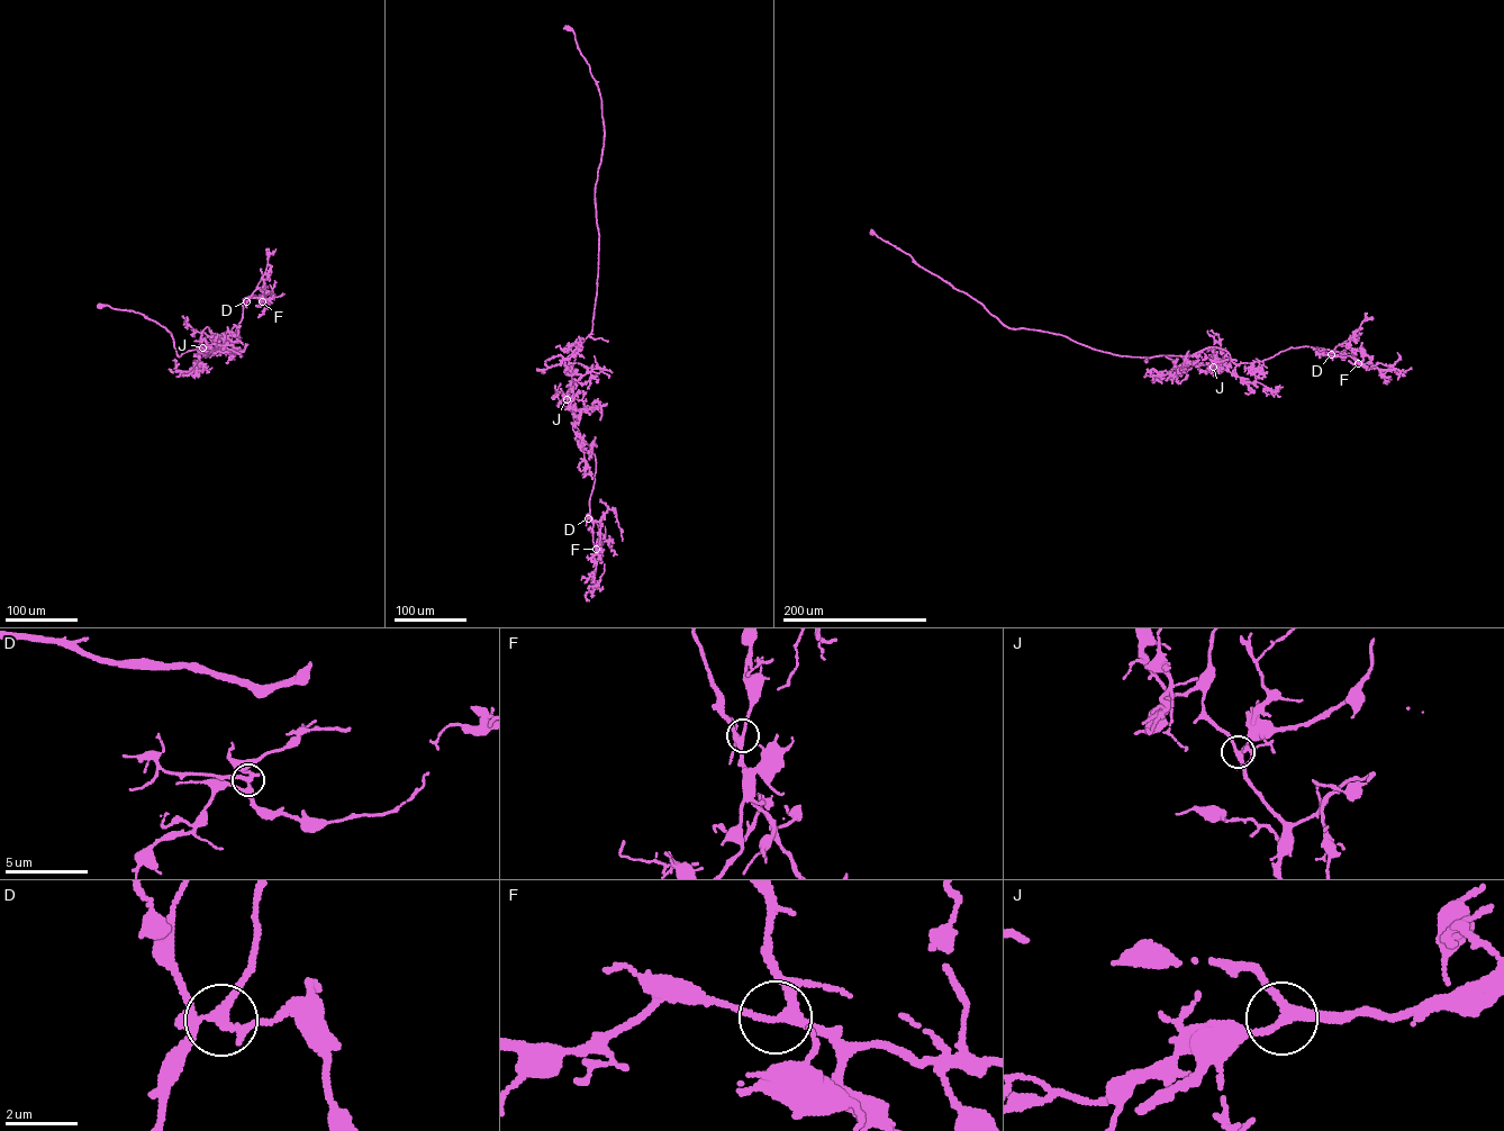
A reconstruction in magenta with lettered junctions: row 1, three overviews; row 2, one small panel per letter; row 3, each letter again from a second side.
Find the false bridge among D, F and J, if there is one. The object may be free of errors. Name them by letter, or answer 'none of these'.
none of these

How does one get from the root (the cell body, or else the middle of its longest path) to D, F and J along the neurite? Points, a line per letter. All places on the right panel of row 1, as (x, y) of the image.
D: (871, 232), (1011, 328), (1142, 358), (1214, 346), (1237, 364), (1290, 347), (1331, 354)
F: (871, 232), (1011, 328), (1130, 356), (1217, 347), (1253, 363), (1306, 346), (1358, 363)
J: (871, 232), (1009, 328), (1130, 356), (1228, 352), (1228, 364), (1222, 359), (1213, 367)

